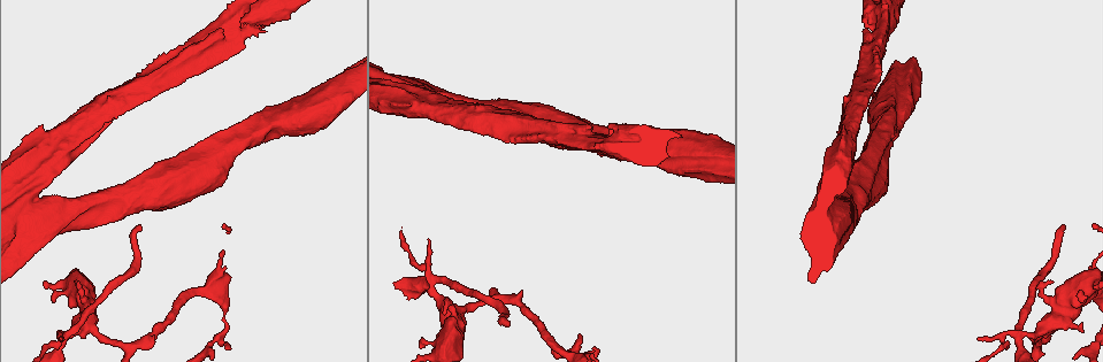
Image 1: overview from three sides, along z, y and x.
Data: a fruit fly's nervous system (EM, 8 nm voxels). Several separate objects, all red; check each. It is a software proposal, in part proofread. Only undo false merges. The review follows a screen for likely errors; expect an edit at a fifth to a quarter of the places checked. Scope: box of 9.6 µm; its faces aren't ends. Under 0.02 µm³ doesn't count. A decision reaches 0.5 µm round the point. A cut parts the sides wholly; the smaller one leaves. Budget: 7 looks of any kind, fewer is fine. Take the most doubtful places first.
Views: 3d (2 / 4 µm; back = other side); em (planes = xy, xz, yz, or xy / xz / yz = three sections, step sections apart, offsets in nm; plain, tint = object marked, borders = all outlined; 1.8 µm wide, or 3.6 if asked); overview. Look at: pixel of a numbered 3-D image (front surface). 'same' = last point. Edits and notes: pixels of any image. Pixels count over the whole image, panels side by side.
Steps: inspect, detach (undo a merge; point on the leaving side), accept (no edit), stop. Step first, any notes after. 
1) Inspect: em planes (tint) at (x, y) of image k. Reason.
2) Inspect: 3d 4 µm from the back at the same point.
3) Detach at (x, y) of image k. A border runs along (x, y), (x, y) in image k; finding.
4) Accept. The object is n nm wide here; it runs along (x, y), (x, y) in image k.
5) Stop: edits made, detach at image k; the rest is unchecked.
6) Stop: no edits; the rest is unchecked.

Inspect: em planes (plain) at (431, 283) of image 1. Thick turns thin.

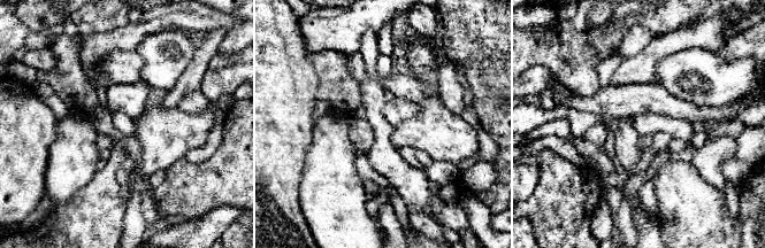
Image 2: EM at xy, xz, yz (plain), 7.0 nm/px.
Inspect: em planes (borders) at the same point. See the neighbours.

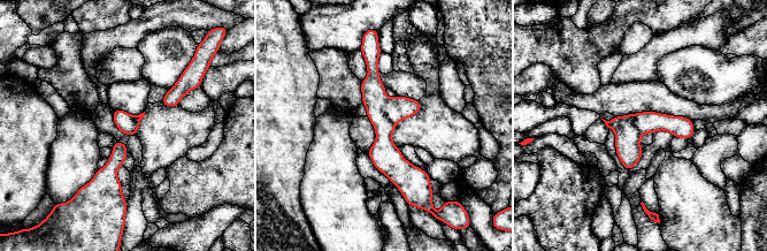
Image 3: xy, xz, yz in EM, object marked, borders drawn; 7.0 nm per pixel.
Detach at (629, 152) of image 3. A border runs along (615, 129), (631, 122), (642, 134) in image 3; two cells meet here.

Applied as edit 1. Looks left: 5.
Inspect: overview. Redraw.

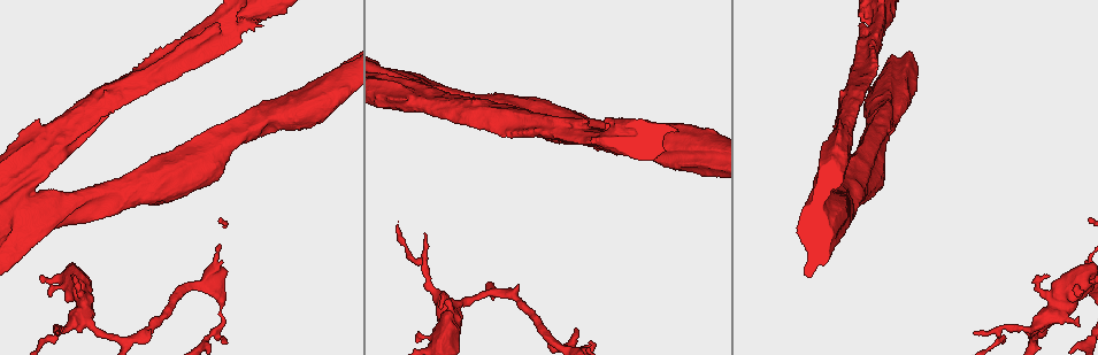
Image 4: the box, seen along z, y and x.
Inspect: 3d 4 µm from the back at (15, 216) of image 4. Sharp bend.

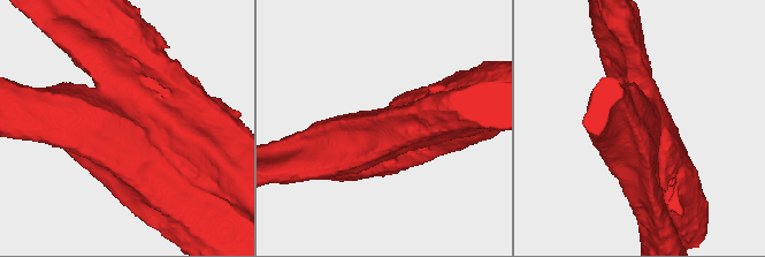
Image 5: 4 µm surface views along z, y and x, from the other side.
Inspect: em 3.6 µm planes (tint) at (129, 129) of image 5.

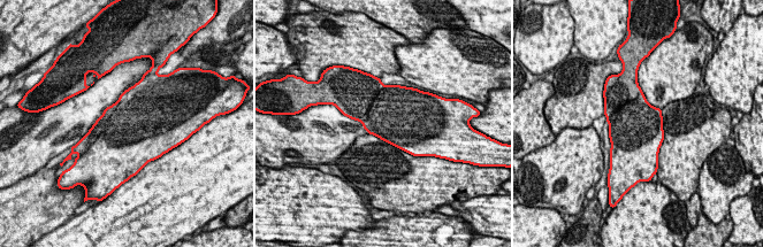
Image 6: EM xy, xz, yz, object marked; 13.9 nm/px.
Detach at (619, 89) of image 6. A border runs along (641, 90), (607, 121) in image 6; a second cell is stuck on.

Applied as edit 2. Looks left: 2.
Stop: edits made, detach at image 3, detach at image 6; the rest is unchecked.

